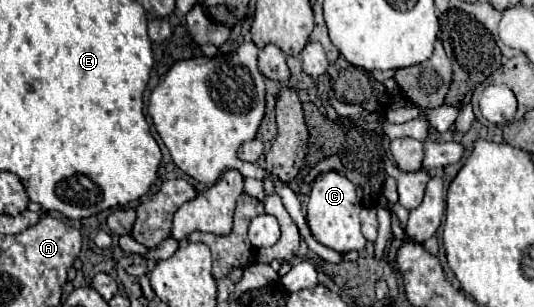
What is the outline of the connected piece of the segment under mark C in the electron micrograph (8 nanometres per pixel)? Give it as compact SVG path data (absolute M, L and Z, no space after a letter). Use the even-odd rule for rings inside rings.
M327 171L321 173L309 193L309 203L307 203L307 225L311 229L311 235L325 247L337 251L337 253L347 253L347 251L361 251L367 243L367 239L361 233L361 223L359 223L359 203L355 195L355 185L341 173L337 171Z

